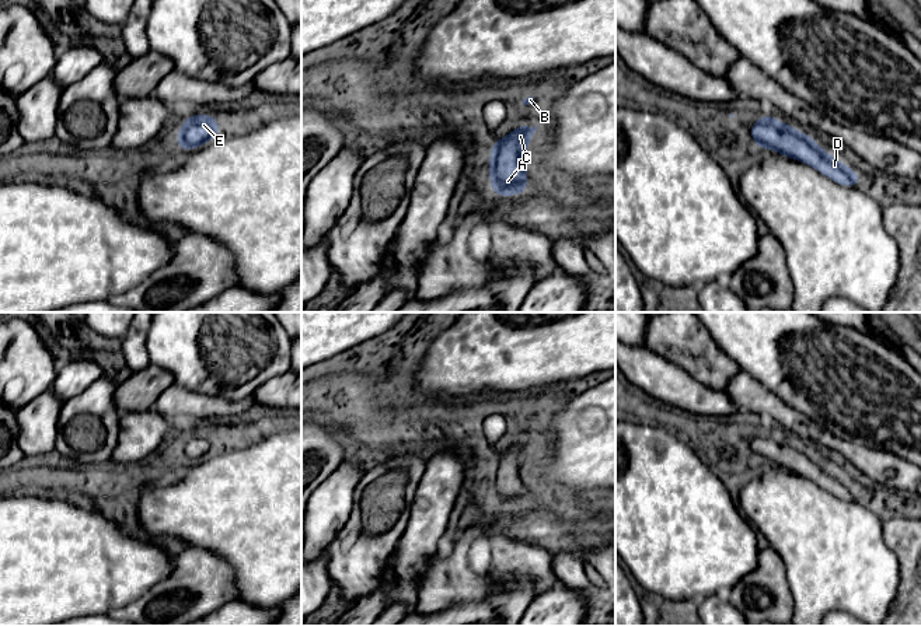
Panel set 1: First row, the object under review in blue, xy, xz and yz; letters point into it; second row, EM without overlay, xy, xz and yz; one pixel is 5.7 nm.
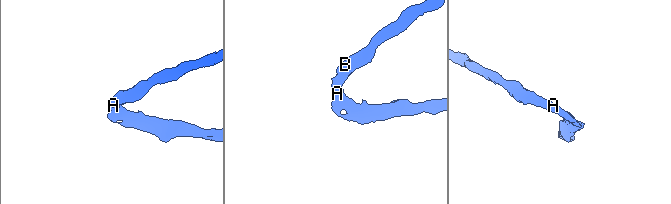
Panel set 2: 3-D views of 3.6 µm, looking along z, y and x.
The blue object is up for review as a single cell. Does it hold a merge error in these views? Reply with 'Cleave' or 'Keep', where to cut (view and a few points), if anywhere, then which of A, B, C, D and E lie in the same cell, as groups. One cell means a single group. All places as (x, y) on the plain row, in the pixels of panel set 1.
Keep. No split. Groups: A B C D E

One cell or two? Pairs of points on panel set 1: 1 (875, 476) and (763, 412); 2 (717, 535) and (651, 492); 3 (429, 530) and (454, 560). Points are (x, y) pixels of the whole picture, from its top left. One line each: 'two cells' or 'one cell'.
1: one cell
2: one cell
3: two cells

